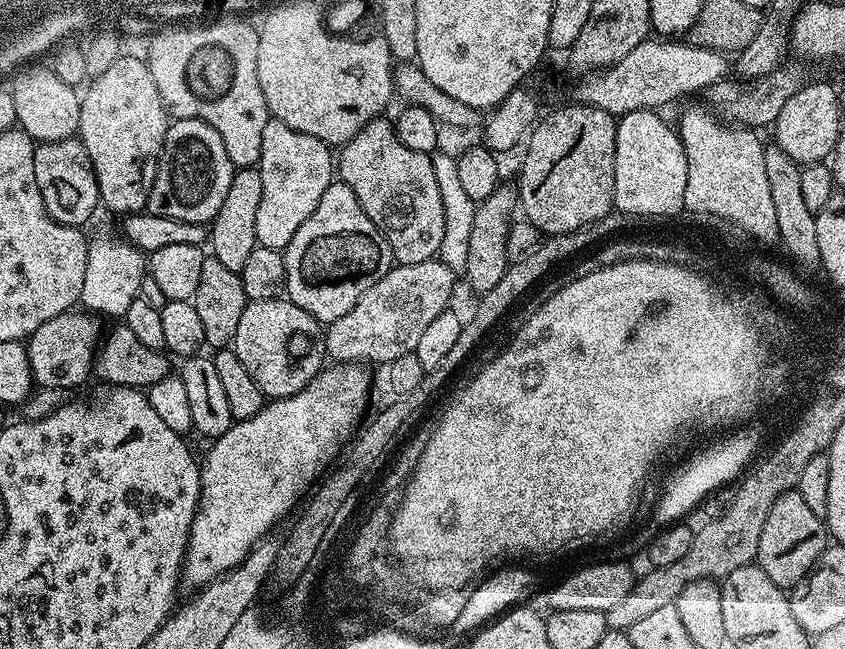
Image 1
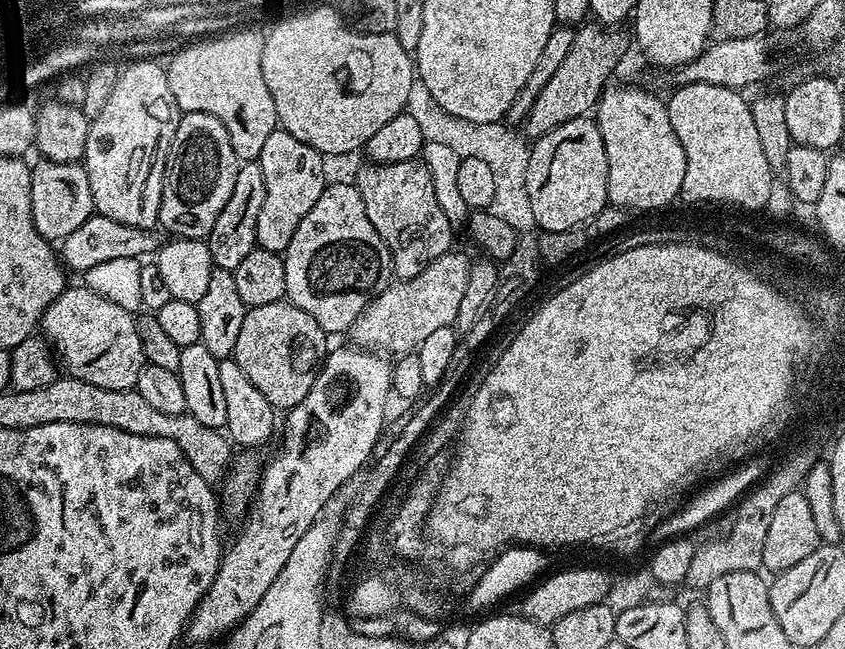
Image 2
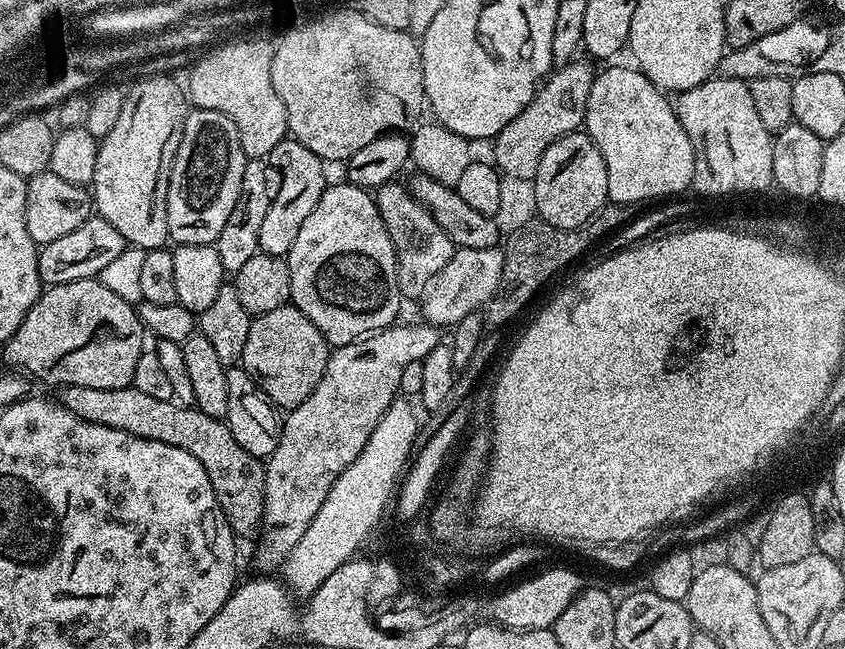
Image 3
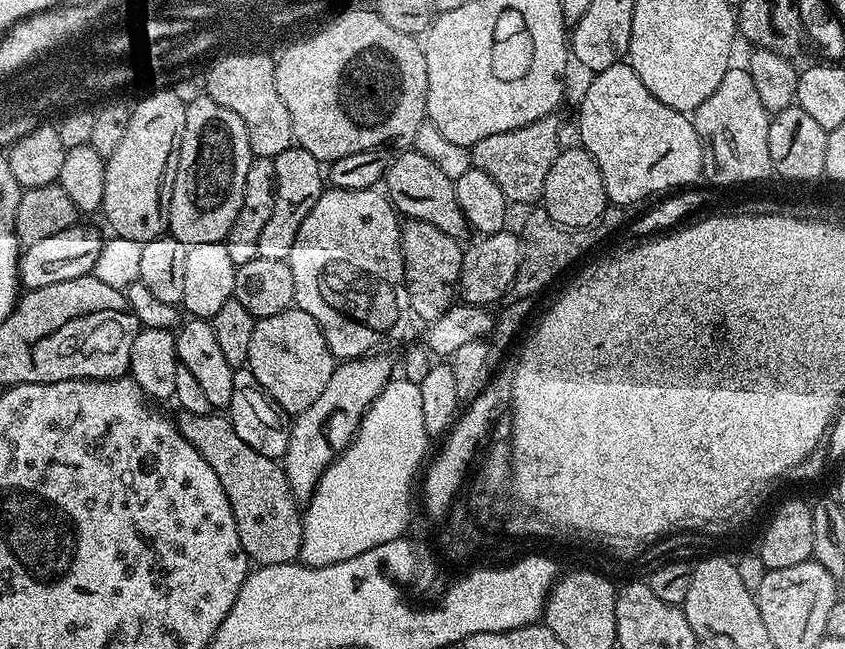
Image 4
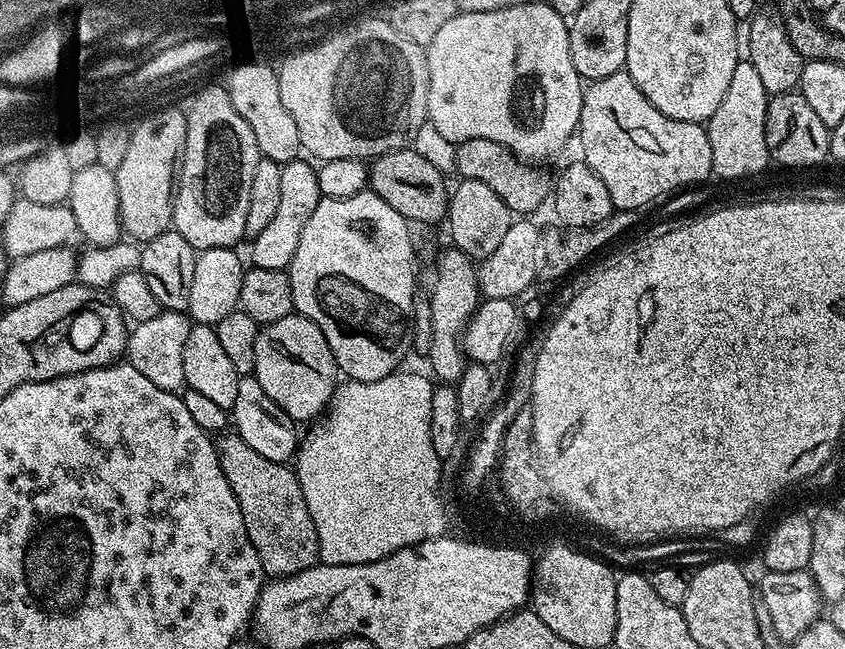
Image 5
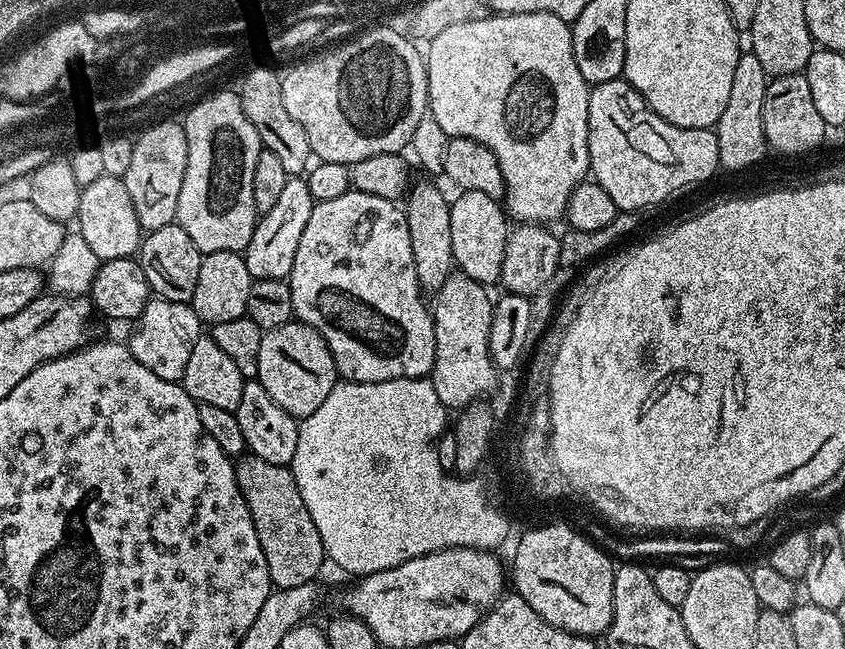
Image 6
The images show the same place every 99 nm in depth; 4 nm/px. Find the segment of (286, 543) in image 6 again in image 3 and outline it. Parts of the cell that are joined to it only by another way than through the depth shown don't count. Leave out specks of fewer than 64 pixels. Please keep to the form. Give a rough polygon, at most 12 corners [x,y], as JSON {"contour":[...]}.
{"contour":[[67,386],[79,418],[194,454],[237,537],[264,519],[264,464],[227,423],[134,387]]}

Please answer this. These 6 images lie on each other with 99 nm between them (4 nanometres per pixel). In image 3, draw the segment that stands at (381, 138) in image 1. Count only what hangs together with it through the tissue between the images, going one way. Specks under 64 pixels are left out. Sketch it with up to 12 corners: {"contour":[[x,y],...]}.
{"contour":[[400,182],[375,189],[401,297],[419,298],[454,246]]}

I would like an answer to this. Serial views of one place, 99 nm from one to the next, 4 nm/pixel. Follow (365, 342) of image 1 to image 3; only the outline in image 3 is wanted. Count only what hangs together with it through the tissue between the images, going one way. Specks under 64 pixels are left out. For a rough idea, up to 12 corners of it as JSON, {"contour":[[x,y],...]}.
{"contour":[[456,248],[418,304],[441,330],[499,290],[504,254]]}

